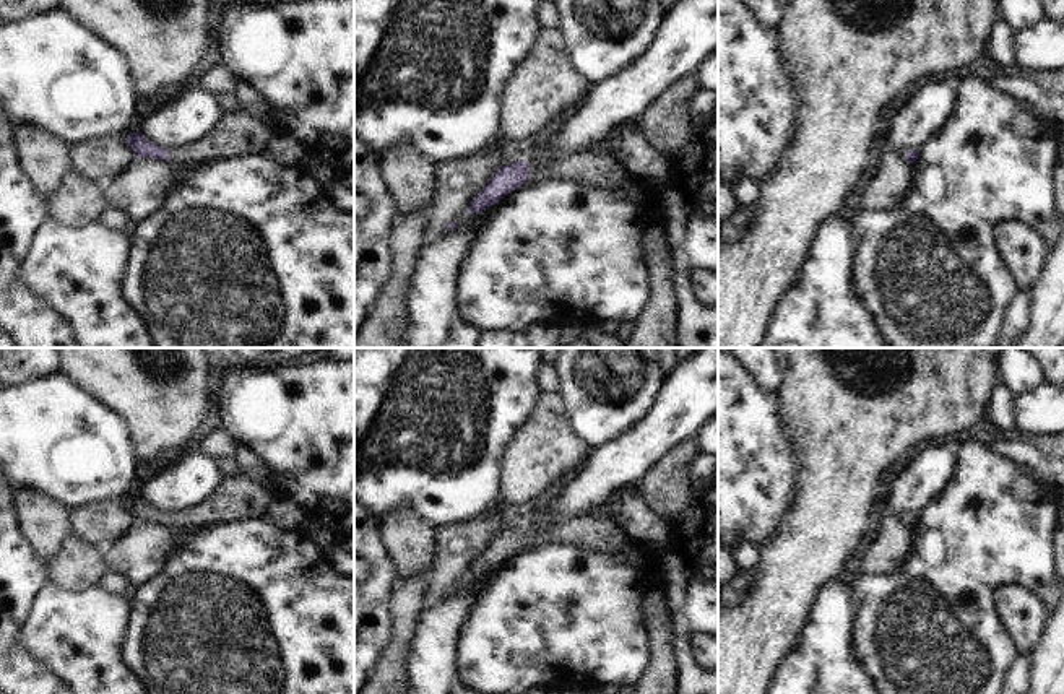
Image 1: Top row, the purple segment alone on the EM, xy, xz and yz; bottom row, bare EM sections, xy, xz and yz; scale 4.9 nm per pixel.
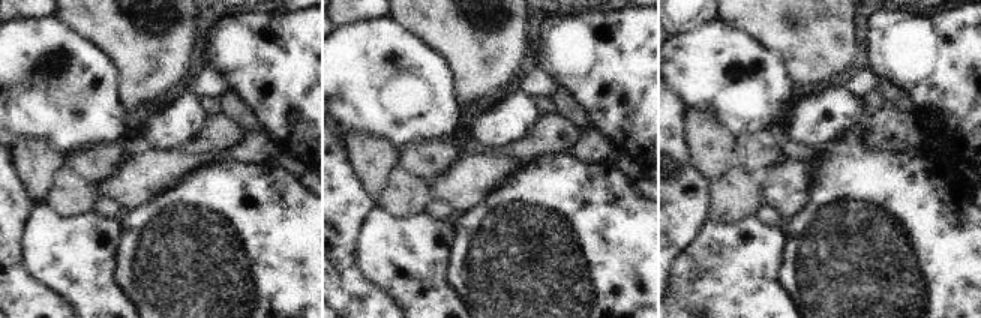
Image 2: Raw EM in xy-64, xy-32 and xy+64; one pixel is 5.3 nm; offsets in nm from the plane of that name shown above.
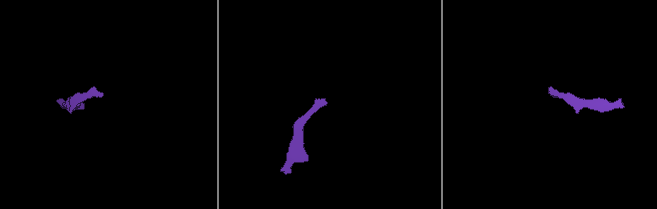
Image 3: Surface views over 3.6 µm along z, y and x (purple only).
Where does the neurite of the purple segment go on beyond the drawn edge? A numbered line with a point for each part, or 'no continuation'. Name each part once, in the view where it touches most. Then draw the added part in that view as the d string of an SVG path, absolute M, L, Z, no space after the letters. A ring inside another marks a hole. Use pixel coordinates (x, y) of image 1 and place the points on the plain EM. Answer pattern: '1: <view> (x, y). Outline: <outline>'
1: xy (239, 498). Outline: M239 471L224 476L216 491L200 504L175 515L167 514L167 525L188 530L262 518L273 499L275 492Z

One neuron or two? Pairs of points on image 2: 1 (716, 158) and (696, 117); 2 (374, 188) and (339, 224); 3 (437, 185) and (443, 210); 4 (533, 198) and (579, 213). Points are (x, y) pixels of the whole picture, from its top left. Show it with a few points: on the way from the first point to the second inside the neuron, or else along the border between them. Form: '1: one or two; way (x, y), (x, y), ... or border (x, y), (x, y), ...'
1: one; way (711, 147), (699, 128)
2: two; border (348, 164), (362, 188), (374, 200)
3: two; border (432, 197), (443, 198), (456, 213)
4: one; way (545, 206), (555, 206), (567, 213)

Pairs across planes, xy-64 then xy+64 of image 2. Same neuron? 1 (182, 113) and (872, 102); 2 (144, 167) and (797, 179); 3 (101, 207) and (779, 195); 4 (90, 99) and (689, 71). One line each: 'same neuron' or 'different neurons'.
1: different neurons
2: same neuron
3: different neurons
4: same neuron

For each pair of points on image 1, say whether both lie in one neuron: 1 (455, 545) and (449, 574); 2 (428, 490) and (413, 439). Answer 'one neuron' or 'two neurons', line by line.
1: one neuron
2: one neuron

